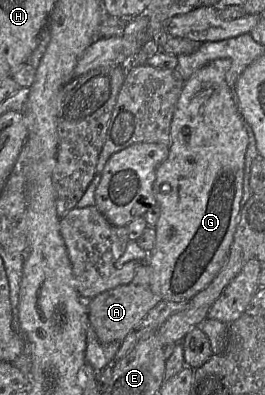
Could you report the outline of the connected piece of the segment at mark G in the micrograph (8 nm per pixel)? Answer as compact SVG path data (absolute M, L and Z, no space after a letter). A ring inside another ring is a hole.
M216 59L184 81L171 121L169 155L156 171L153 192L161 212L155 225L155 246L147 261L141 263L147 263L152 269L150 287L162 300L189 301L207 287L225 264L234 240L241 211L249 137L236 93L232 94L226 82L230 66L230 59ZM164 183L171 186L167 193L162 192Z

